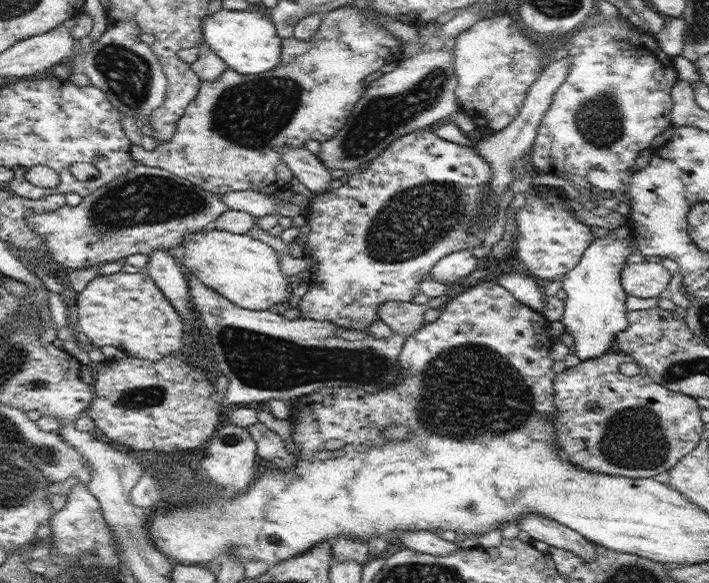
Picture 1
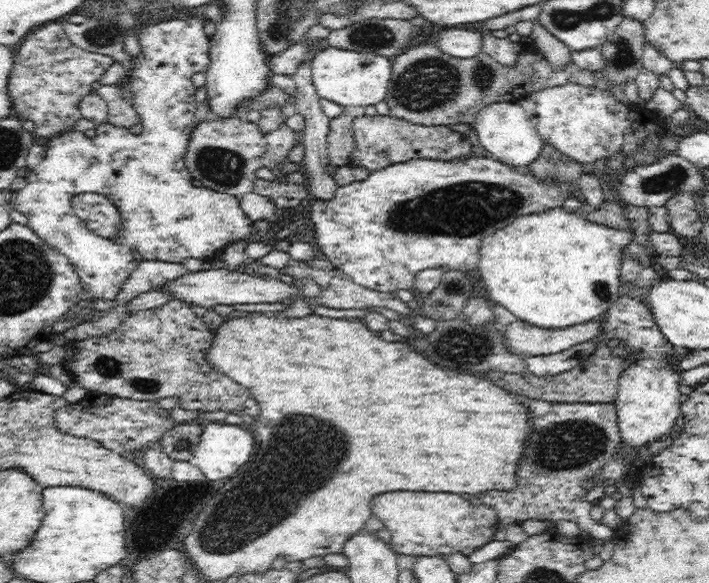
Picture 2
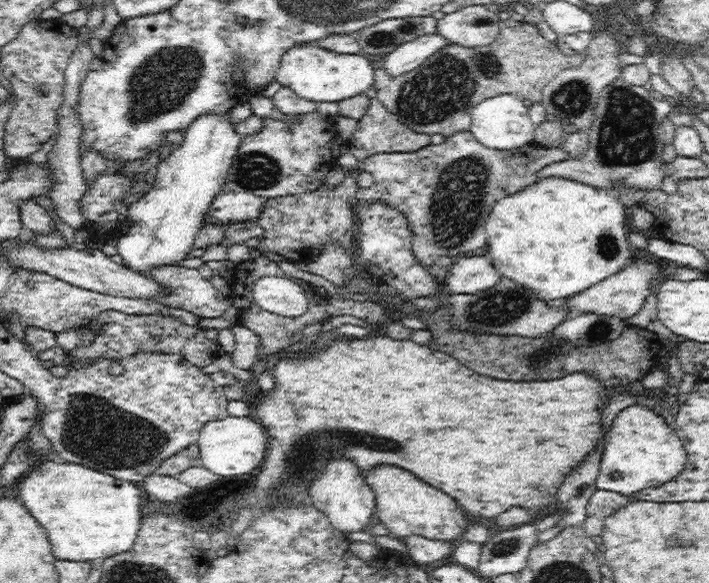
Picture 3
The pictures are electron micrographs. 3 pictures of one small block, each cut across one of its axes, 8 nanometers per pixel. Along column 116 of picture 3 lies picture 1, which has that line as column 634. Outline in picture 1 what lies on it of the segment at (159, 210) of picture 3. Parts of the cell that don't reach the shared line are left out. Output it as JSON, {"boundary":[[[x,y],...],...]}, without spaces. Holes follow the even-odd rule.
{"boundary":[[[628,221],[603,238],[595,238],[584,251],[579,263],[561,278],[561,286],[566,291],[565,313],[559,320],[565,332],[574,337],[571,351],[581,361],[596,358],[610,350],[616,334],[626,330],[627,294],[621,285],[621,272],[626,266],[626,258],[634,250],[634,236]]]}

